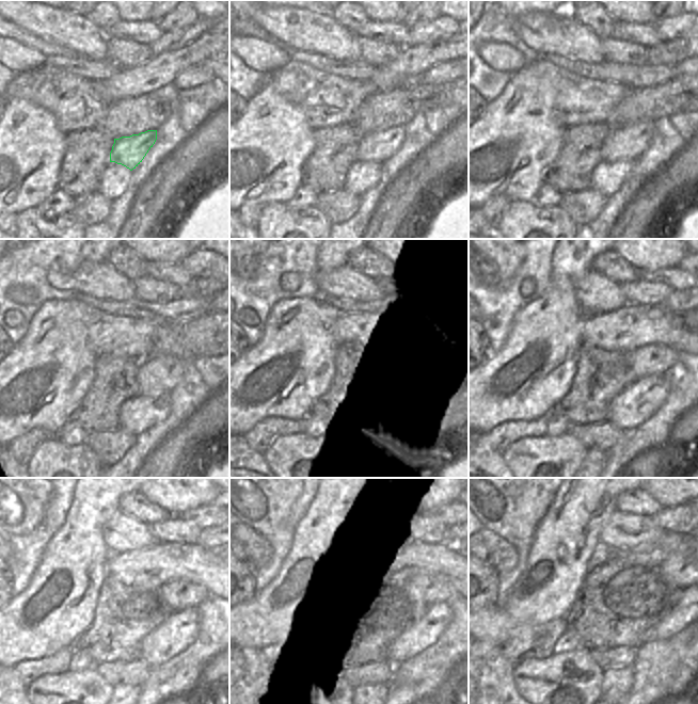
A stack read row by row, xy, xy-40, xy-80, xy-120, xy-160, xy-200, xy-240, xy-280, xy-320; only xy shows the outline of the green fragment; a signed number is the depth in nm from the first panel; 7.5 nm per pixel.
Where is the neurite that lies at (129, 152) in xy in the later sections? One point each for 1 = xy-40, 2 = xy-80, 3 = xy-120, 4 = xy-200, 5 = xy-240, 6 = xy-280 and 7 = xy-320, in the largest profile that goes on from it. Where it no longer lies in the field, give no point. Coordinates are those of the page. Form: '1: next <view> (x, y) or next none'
1: next xy-40 (378, 146)
2: next xy-80 (628, 142)
3: next xy-120 (157, 373)
4: next xy-200 (654, 358)
5: next xy-240 (178, 595)
6: next xy-280 (433, 588)
7: next xy-320 (683, 566)

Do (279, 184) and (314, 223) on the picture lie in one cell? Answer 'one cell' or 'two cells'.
two cells

